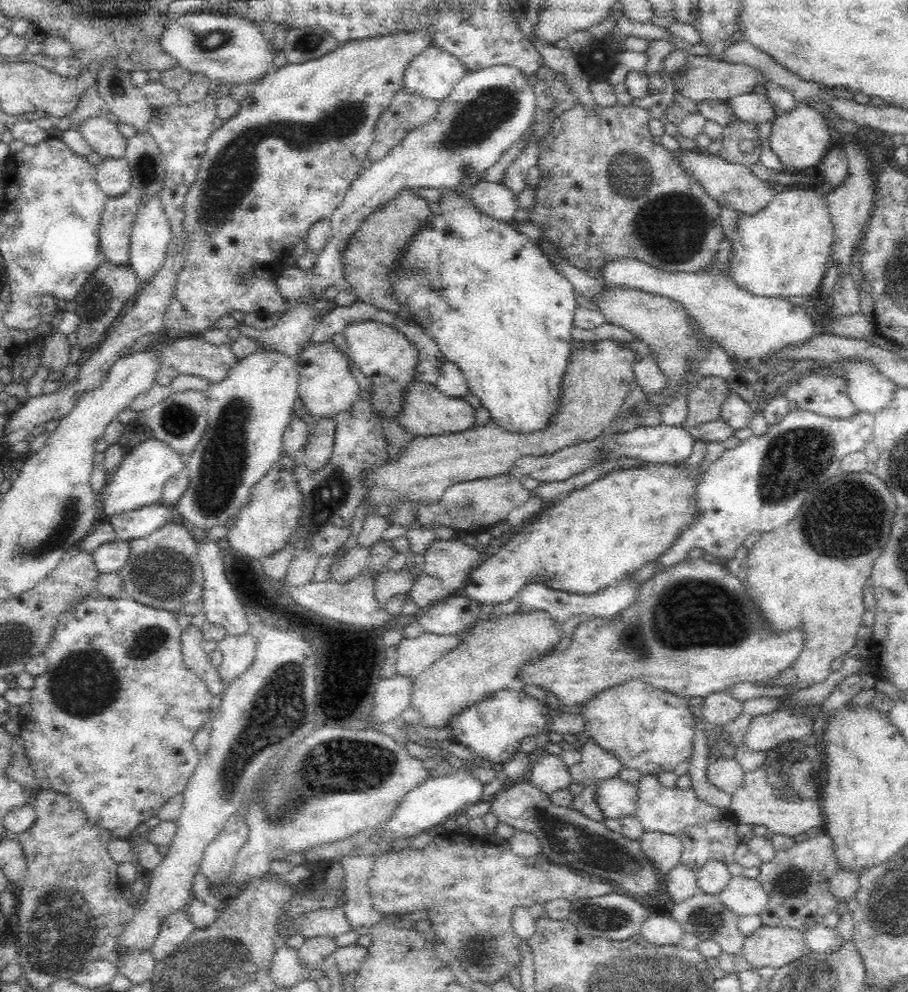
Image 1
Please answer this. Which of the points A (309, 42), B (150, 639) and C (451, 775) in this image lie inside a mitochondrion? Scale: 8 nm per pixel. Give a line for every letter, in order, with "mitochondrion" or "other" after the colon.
A: mitochondrion
B: mitochondrion
C: other

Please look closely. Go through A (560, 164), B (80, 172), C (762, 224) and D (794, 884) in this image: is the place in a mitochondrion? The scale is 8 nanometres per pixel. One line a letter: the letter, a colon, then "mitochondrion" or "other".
A: other
B: other
C: other
D: mitochondrion

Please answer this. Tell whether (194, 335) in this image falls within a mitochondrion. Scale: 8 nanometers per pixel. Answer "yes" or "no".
no

